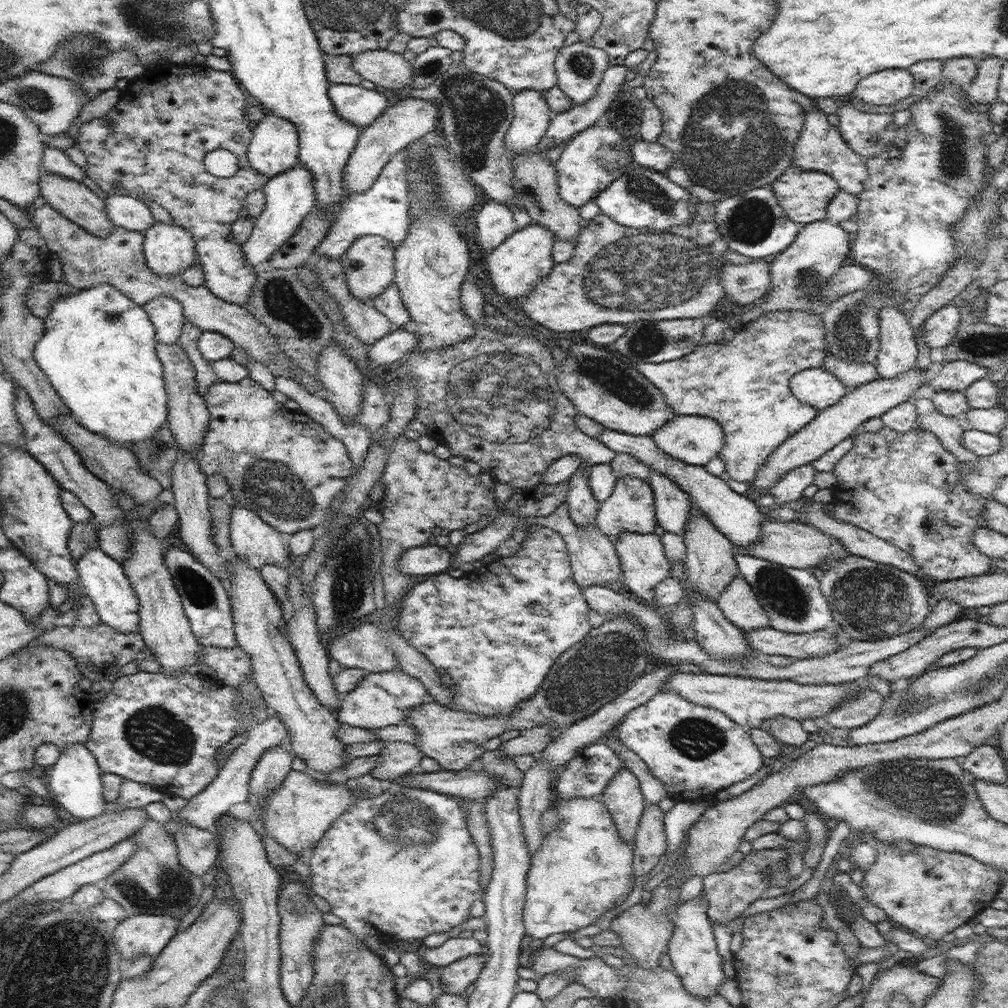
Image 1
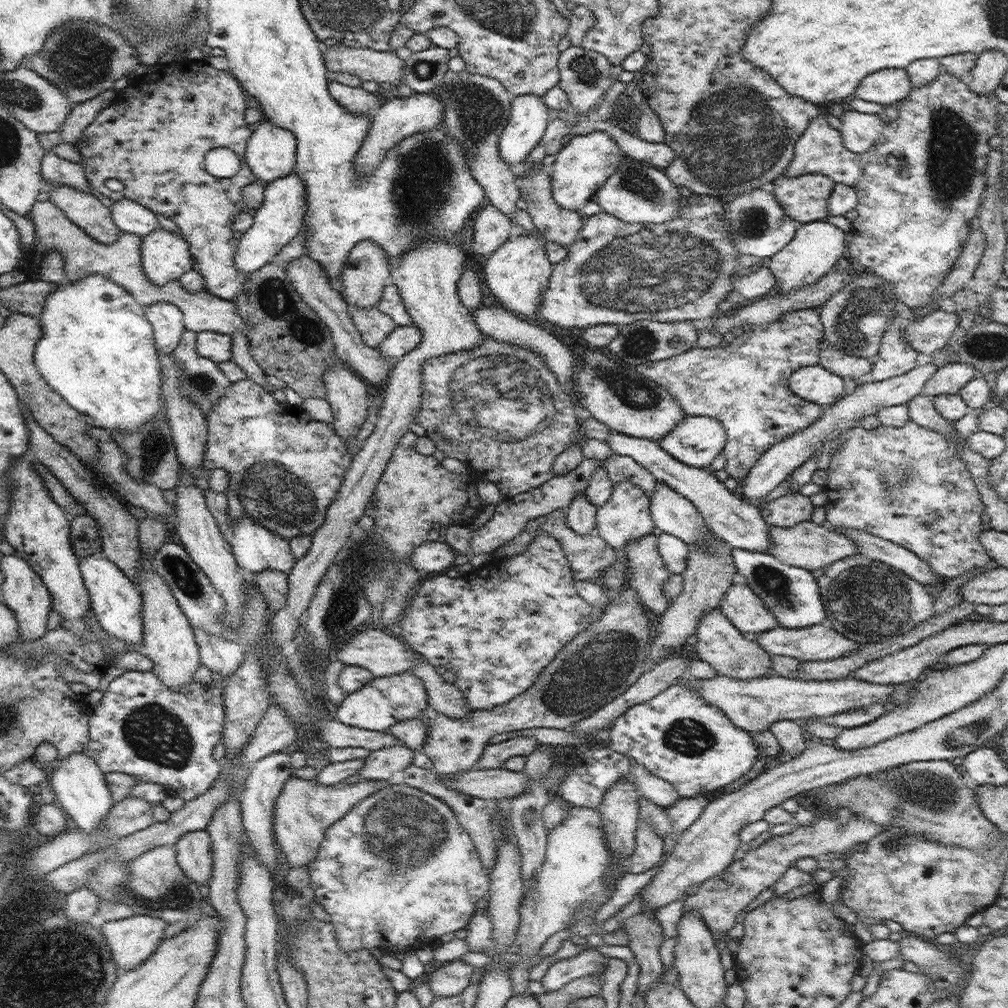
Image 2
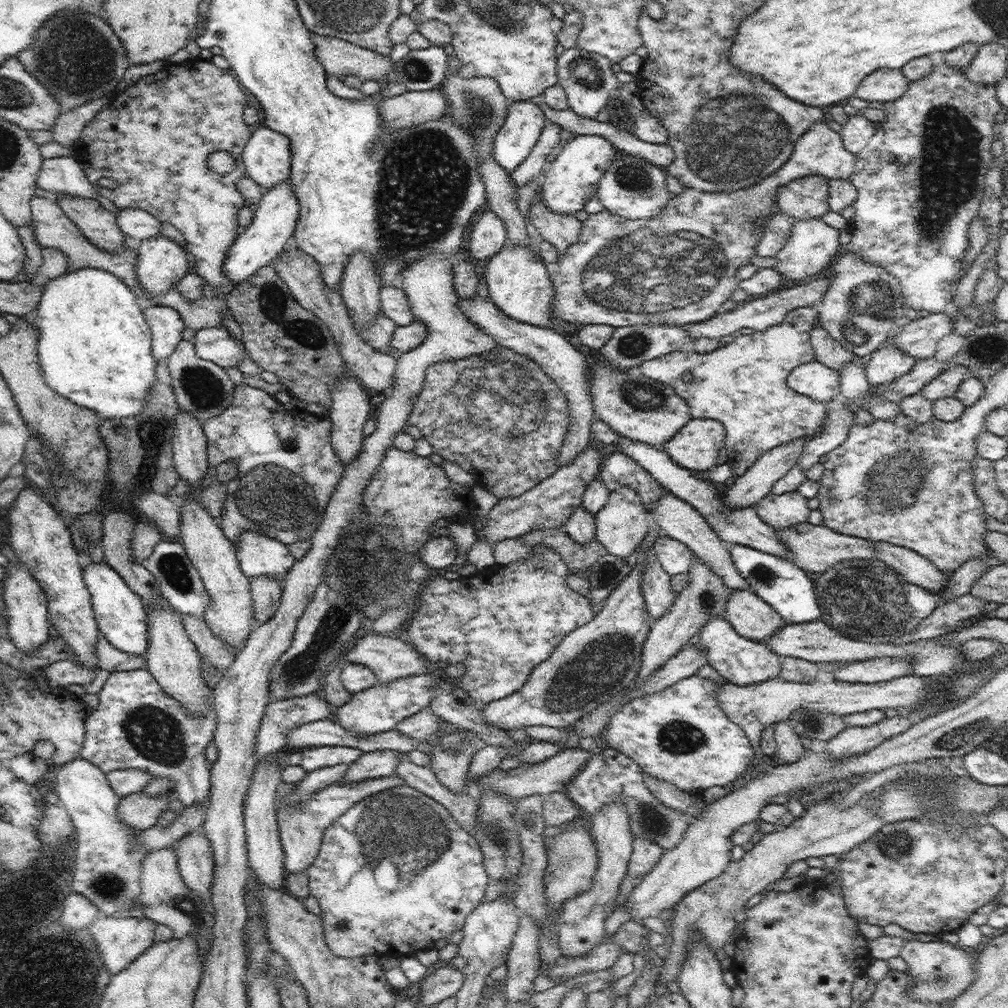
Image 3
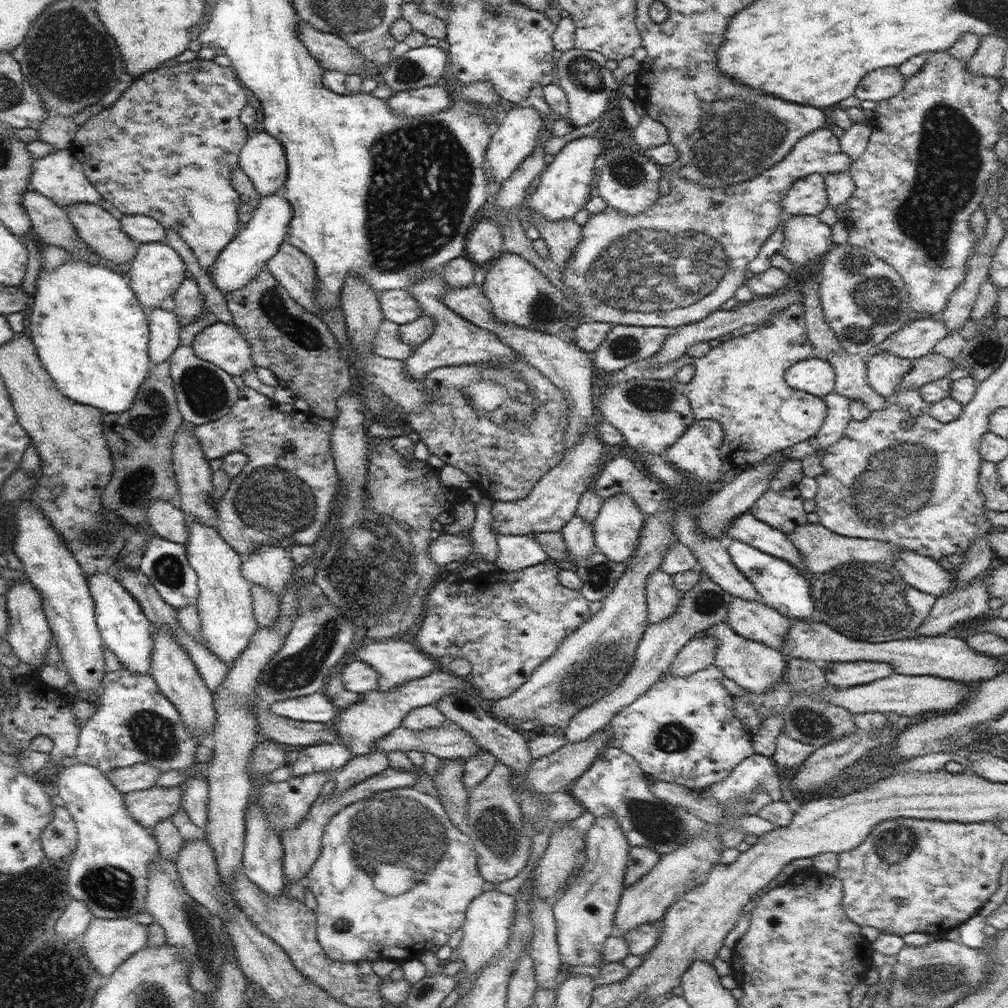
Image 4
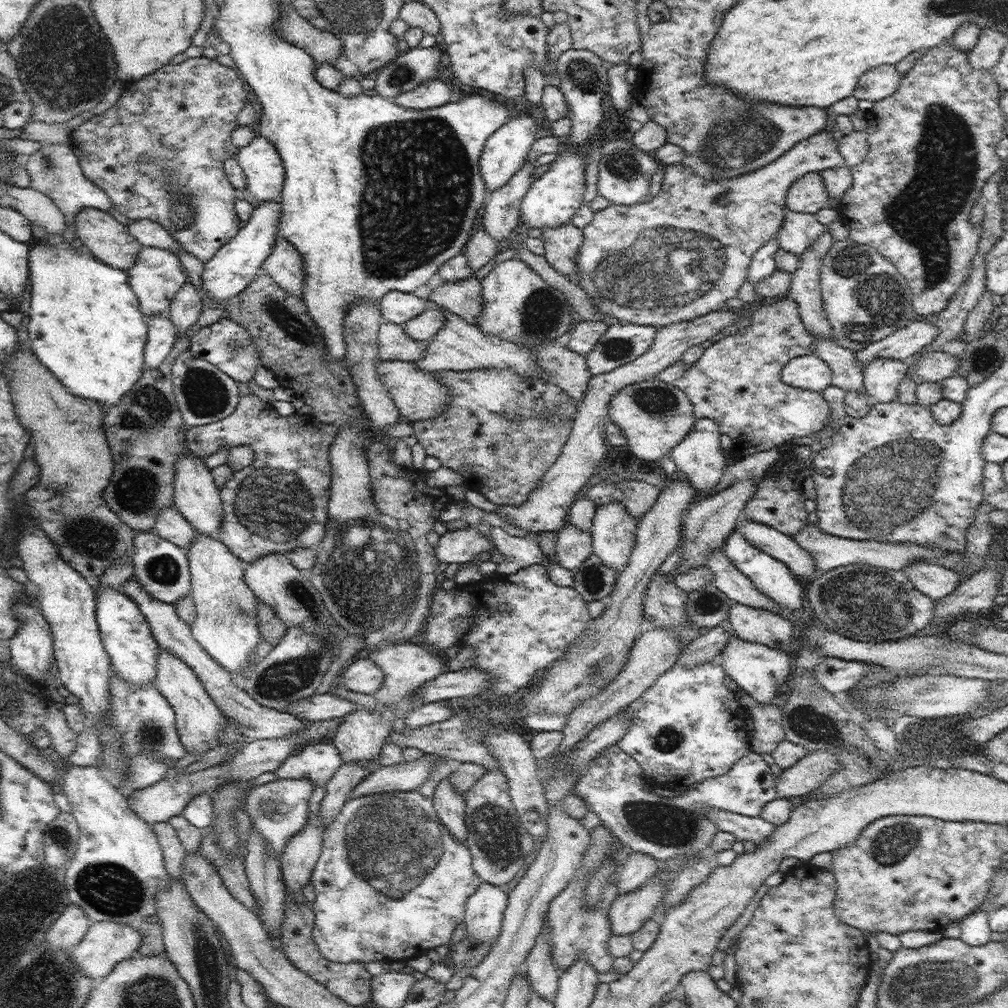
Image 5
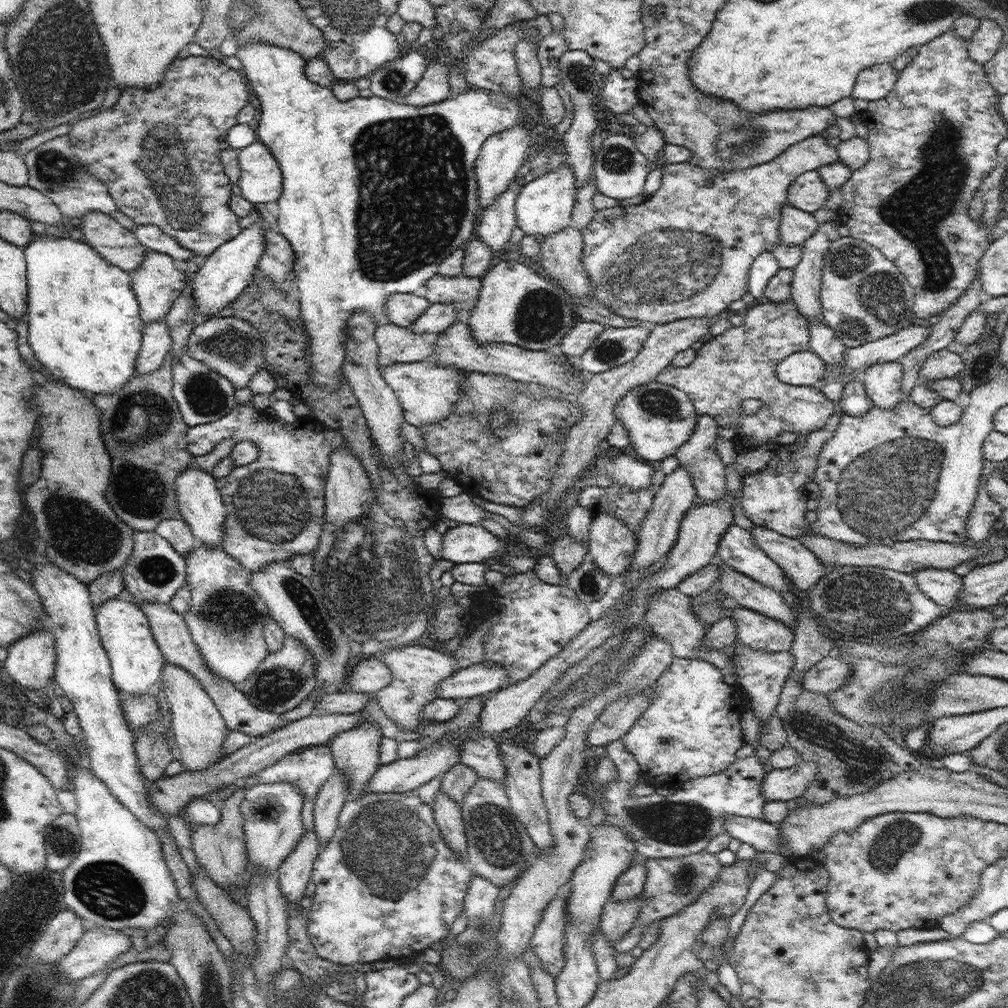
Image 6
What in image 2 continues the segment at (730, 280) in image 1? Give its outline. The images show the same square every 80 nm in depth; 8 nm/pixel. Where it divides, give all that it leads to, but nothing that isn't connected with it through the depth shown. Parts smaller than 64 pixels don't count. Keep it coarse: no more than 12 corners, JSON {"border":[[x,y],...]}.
{"border":[[761,266],[736,276],[733,289],[743,300],[760,298],[777,286],[773,272]]}

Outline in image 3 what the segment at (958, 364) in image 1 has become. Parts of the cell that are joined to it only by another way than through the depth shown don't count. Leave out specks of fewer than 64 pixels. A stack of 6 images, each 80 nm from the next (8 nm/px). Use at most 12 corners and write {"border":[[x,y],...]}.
{"border":[[948,367],[923,386],[920,395],[932,402],[952,397],[971,370]]}

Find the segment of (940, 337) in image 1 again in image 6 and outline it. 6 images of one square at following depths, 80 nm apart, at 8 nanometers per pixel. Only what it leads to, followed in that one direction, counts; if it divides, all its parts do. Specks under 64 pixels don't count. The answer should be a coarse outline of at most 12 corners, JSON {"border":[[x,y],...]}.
{"border":[[912,325],[844,351],[845,373],[898,361],[927,340]]}

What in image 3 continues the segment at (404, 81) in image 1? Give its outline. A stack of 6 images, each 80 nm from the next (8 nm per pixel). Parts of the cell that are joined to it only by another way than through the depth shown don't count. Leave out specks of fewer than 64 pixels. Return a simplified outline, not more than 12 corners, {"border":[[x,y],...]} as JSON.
{"border":[[311,33],[327,75],[389,78],[390,56]]}

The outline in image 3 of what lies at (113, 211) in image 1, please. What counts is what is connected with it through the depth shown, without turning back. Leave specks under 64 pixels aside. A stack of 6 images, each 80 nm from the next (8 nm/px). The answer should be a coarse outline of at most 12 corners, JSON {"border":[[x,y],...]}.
{"border":[[142,208],[116,216],[120,230],[144,241],[162,234],[161,222]]}

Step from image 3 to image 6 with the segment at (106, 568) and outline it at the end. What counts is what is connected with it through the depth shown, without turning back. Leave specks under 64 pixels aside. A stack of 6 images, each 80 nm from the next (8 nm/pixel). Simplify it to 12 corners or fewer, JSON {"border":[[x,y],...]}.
{"border":[[123,595],[95,617],[116,689],[146,696],[166,664]]}

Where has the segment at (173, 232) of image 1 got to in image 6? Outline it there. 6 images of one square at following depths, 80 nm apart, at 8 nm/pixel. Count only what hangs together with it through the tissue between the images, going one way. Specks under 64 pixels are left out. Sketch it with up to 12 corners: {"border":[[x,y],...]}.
{"border":[[149,250],[132,272],[145,324],[188,289],[168,254]]}

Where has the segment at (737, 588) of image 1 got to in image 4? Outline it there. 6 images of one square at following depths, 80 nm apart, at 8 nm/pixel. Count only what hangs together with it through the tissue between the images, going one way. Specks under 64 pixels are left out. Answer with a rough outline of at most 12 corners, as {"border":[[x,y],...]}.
{"border":[[733,597],[726,621],[780,650],[793,620],[761,600]]}

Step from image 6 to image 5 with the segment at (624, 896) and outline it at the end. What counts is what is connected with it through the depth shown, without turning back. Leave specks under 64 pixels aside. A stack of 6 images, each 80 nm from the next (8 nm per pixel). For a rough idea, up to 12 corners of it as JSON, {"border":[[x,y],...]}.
{"border":[[630,851],[617,868],[619,894],[638,890],[659,862]]}

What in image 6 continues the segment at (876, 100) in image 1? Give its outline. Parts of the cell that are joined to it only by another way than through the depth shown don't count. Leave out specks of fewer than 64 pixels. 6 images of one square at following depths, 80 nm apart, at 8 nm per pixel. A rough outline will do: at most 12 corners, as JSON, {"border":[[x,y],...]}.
{"border":[[891,63],[858,74],[852,96],[884,98],[898,75]]}

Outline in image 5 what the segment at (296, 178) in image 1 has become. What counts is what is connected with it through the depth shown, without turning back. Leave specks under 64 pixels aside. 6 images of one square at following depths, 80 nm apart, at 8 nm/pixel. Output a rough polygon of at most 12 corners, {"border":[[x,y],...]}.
{"border":[[264,202],[205,262],[208,296],[224,304],[256,279],[279,234]]}

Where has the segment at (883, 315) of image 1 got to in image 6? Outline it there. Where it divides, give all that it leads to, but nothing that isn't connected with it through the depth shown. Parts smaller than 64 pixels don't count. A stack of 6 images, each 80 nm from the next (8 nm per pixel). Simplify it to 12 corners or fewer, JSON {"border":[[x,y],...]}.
{"border":[[899,361],[861,374],[867,395],[883,409],[904,400]]}

